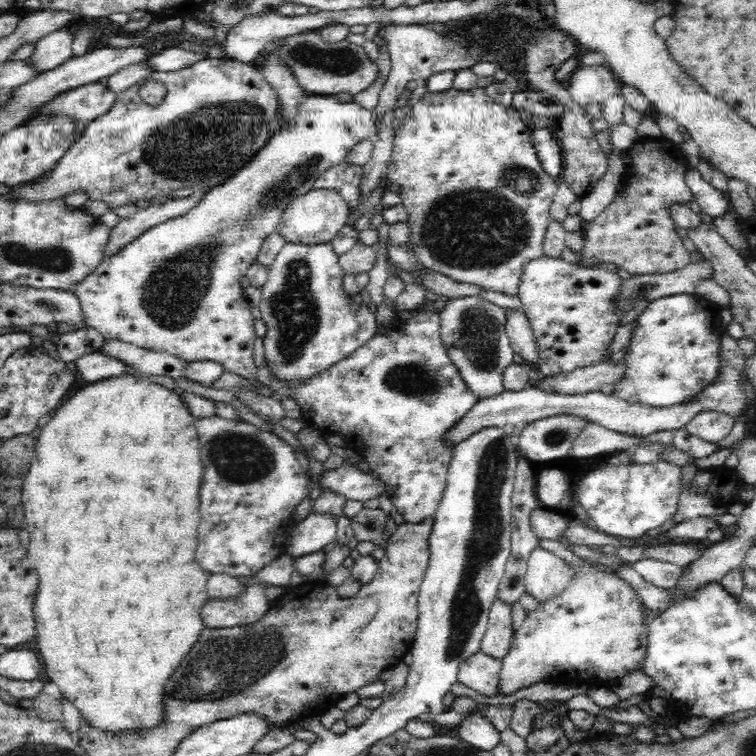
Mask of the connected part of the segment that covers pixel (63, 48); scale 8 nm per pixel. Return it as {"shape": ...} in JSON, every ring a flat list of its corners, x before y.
{"shape":[[67,26,44,36,40,42,35,44,36,51,31,57,35,68,43,73,72,58,74,35,75,33,72,33]]}

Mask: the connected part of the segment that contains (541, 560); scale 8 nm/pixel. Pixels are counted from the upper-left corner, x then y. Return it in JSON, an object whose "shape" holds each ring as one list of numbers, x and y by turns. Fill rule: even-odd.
{"shape":[[542,547,531,552,525,572,525,593,539,604,560,596,572,579,575,579,575,568,562,557]]}

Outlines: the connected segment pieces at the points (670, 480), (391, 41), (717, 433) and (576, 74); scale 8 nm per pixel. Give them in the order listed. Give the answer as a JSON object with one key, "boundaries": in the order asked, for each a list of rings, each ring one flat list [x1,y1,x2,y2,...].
{"boundaries":[[[610,461,604,468,595,467,588,470,580,484,578,500,586,513,594,519,600,533,620,538,641,539,648,532,660,529,675,518,682,493,682,476,681,468,674,464,651,463,627,466,622,462]],[[384,24,381,25,377,36,385,42,387,52,391,56,391,72,381,92,376,106,376,120,395,108,396,101,404,92,406,83,410,80,428,78,431,74,451,70,470,69,476,62,480,62,478,54,470,54,469,49,455,40,447,40,440,36,439,31,431,26,419,24]],[[700,410,690,420,686,420,684,429,691,435,700,437,709,443,716,444,732,430,735,418,717,410]],[[578,65,567,79,570,96,582,107,584,104,602,104,614,96,622,85,614,78,613,72,607,65]]]}

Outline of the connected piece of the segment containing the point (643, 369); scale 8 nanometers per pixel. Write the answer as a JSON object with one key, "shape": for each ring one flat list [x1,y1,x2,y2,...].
{"shape":[[678,293,653,300,632,320,634,326,623,358,624,376,632,382,640,404,661,409,689,403,718,378,720,310,704,297]]}

